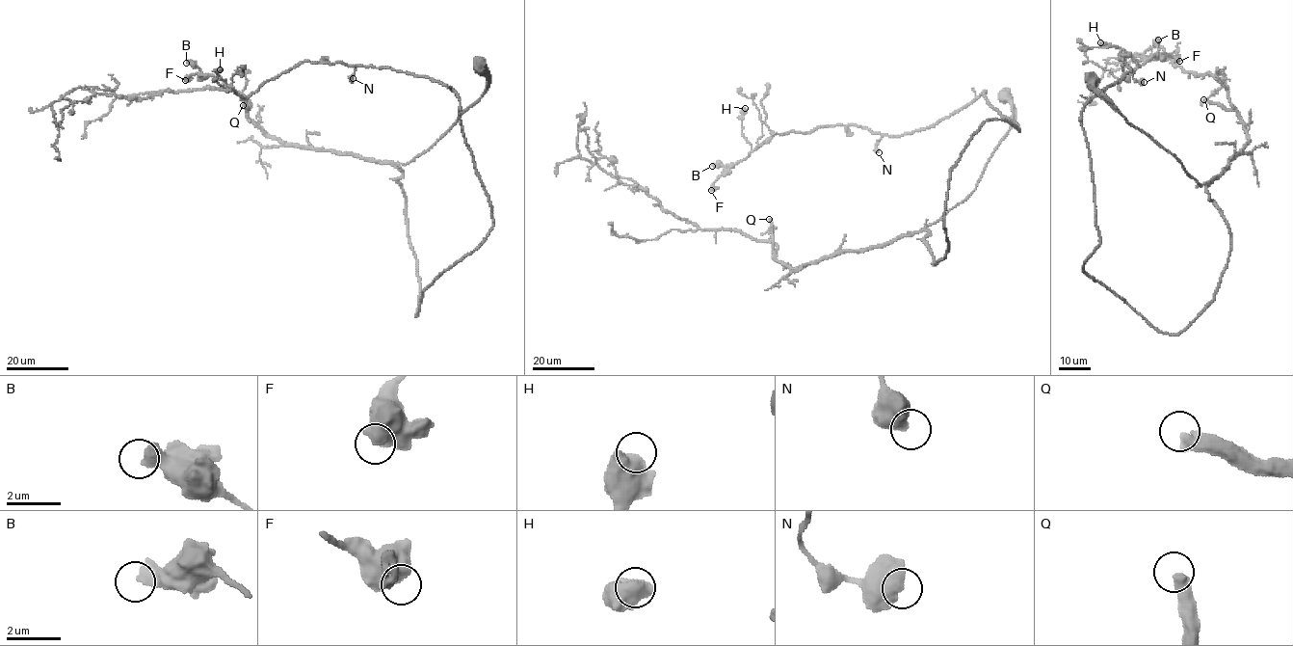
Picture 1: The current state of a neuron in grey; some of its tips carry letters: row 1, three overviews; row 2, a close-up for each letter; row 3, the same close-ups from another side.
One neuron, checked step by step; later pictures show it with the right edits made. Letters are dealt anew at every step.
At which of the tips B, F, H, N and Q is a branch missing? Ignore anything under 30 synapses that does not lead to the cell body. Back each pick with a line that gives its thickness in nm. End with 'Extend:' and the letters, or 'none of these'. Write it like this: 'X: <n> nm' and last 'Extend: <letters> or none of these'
Q: 500 nm
Extend: Q

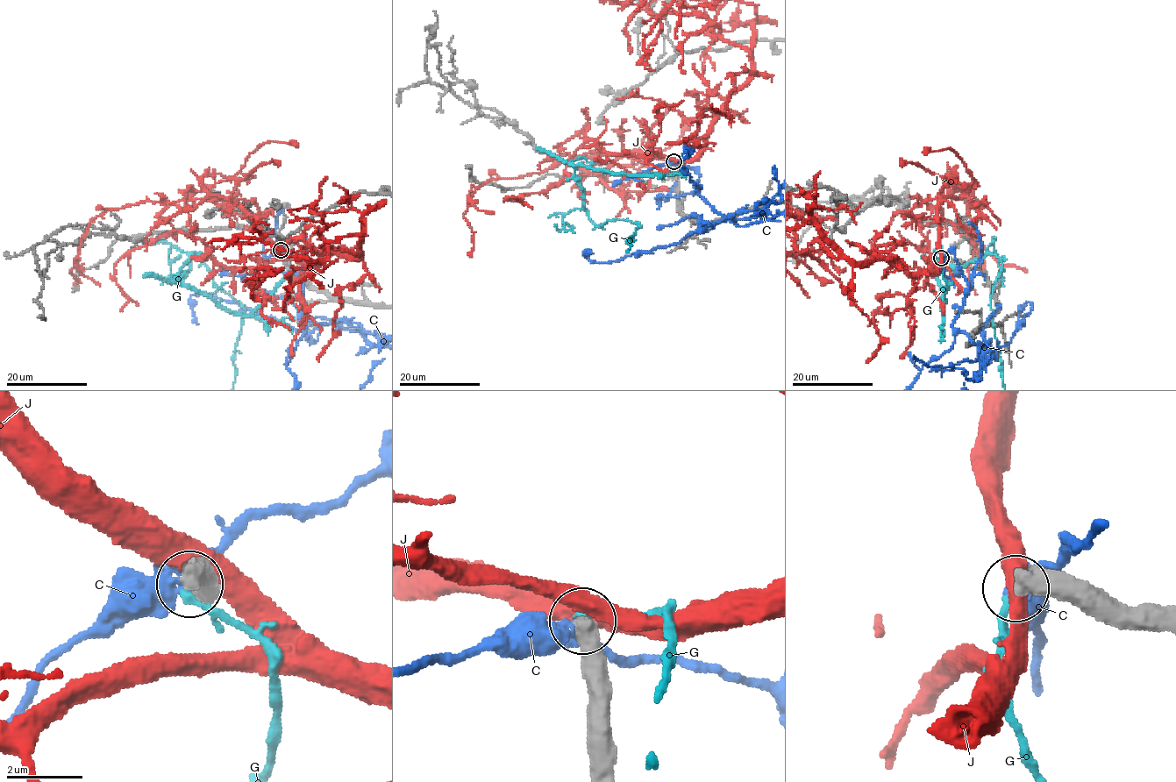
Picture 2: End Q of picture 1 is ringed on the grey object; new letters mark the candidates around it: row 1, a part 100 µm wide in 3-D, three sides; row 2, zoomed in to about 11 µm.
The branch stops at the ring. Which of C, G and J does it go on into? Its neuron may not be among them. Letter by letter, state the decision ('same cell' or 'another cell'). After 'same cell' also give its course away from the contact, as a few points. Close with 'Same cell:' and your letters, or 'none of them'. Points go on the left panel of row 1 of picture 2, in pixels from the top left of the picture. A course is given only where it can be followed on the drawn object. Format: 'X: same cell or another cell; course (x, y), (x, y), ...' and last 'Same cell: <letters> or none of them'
C: another cell
G: another cell
J: another cell
Same cell: none of them

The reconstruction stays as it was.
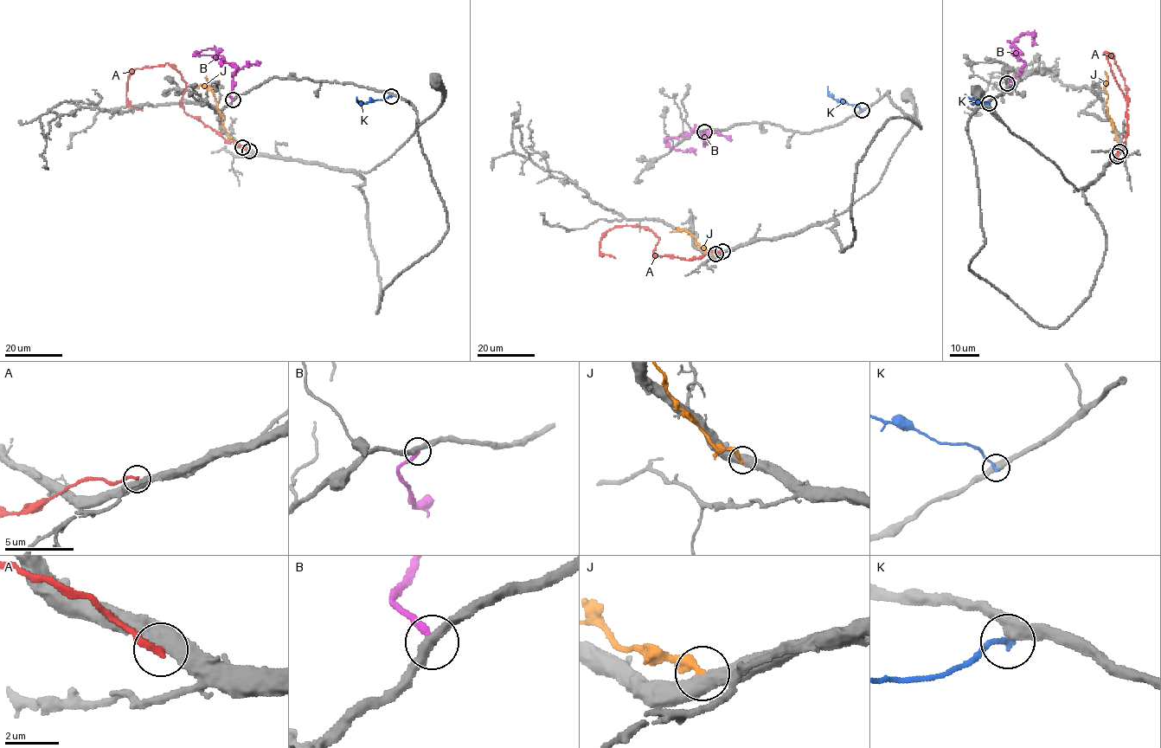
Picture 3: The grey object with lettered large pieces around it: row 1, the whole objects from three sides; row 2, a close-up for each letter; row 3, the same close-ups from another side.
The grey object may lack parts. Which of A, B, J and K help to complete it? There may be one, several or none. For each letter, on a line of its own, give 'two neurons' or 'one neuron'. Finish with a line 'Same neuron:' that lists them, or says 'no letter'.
A: two neurons
B: two neurons
J: two neurons
K: two neurons
Same neuron: no letter

